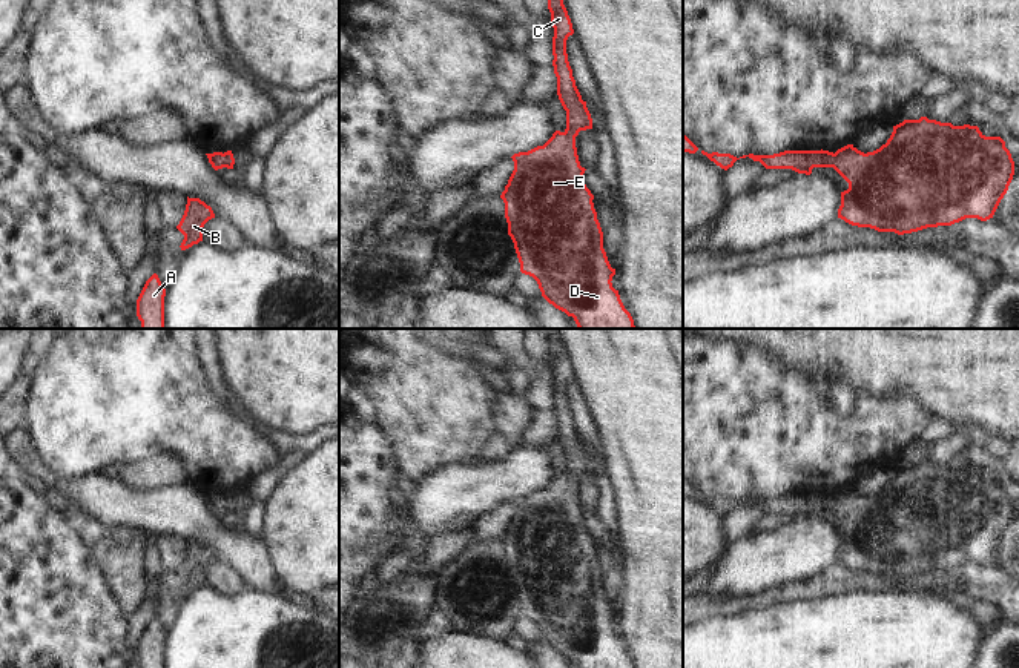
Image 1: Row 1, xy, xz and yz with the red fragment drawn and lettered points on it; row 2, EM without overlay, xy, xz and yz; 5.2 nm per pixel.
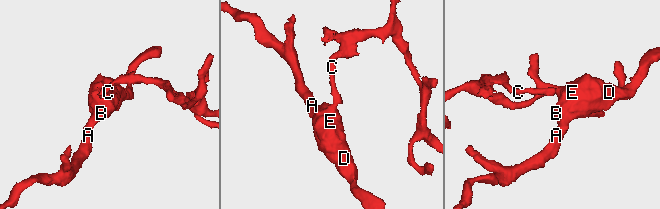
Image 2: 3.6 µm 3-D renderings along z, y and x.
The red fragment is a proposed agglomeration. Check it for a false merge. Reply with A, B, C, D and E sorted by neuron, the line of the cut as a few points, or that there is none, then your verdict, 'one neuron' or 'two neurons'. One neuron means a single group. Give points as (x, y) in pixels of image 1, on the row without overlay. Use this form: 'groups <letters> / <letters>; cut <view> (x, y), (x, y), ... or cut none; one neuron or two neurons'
groups A B D E / C; cut xy (221, 498), (224, 510); two neurons

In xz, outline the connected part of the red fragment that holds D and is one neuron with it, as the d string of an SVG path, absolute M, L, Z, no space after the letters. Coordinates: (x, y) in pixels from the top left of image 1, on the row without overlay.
M556 475L543 490L511 502L514 514L500 542L520 616L533 620L542 640L575 668L634 668L611 627L615 613L603 593L603 576L594 539L583 527L586 513L580 510L575 482Z

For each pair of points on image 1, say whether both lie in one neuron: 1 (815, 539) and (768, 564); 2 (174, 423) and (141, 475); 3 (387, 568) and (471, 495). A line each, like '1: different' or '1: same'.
1: same
2: different
3: different

